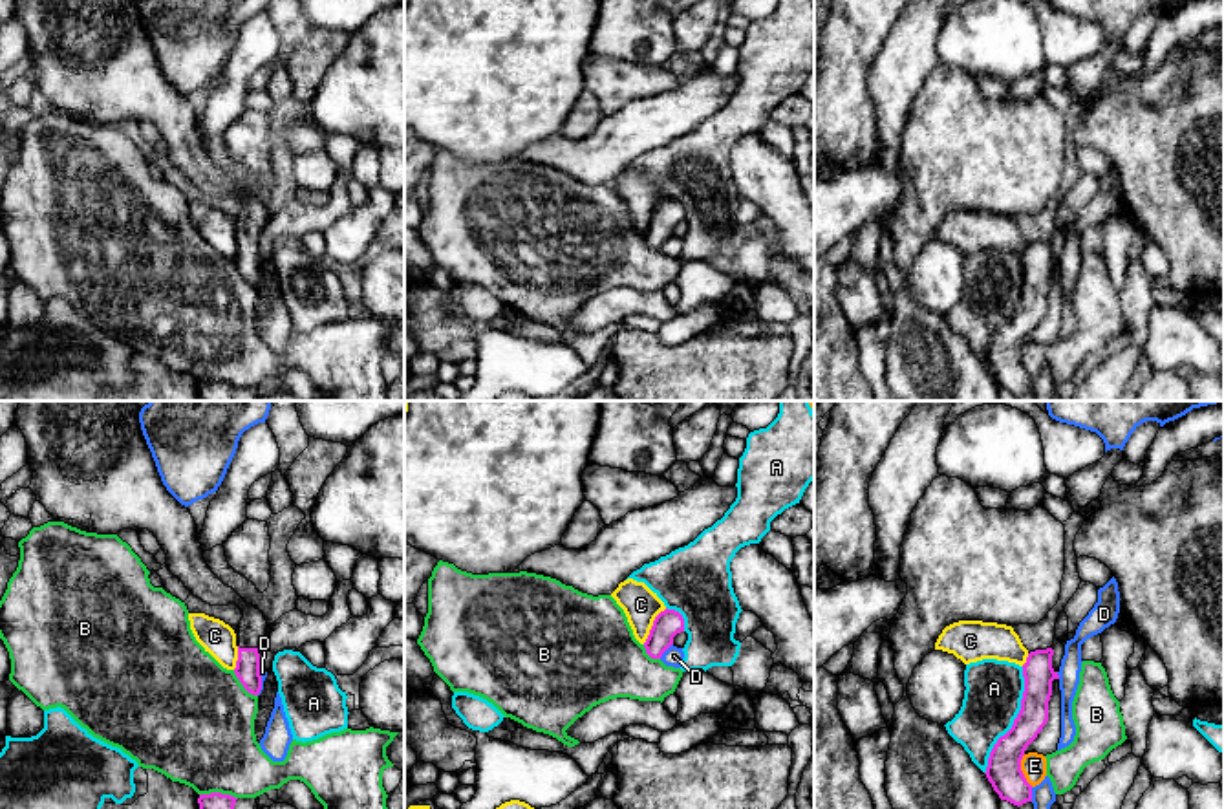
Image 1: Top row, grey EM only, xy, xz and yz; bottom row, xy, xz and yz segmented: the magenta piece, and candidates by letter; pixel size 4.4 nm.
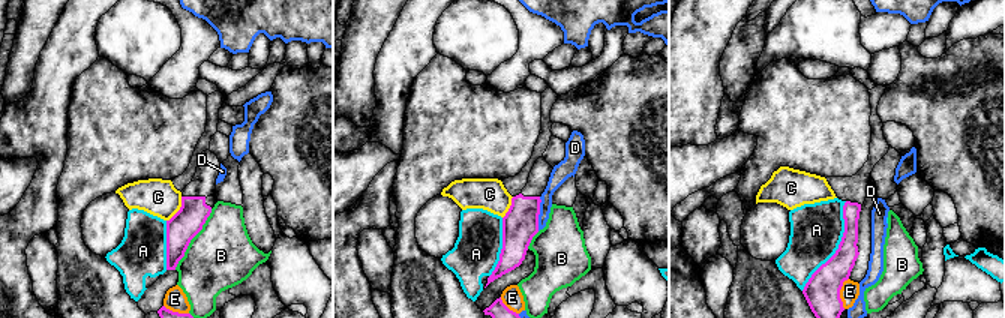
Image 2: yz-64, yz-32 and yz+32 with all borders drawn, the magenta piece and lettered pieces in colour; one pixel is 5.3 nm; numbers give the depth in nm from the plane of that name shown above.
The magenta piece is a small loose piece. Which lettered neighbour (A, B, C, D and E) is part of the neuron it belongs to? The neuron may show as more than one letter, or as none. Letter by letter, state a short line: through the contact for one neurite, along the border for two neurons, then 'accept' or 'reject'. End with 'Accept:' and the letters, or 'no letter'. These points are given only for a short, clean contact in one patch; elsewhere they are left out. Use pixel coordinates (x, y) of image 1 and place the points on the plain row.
A: reject
B: reject
C: reject
D: reject
E: reject
Accept: no letter

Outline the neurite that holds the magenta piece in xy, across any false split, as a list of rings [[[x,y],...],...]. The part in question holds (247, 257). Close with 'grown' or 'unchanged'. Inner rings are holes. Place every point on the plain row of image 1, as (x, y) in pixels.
[[[16,0],[15,15],[22,20],[27,33],[27,48],[33,60],[29,79],[46,101],[59,112],[97,124],[117,124],[123,119],[148,119],[166,145],[166,156],[185,178],[210,196],[236,194],[243,207],[240,210],[240,236],[234,264],[243,278],[258,286],[262,280],[258,238],[267,223],[267,210],[260,200],[247,194],[232,178],[225,176],[203,148],[198,130],[198,115],[188,101],[163,75],[152,42],[139,13],[141,0]]]; grown

